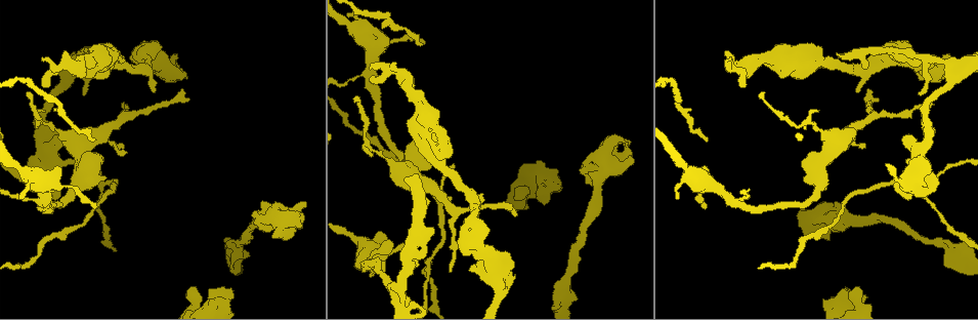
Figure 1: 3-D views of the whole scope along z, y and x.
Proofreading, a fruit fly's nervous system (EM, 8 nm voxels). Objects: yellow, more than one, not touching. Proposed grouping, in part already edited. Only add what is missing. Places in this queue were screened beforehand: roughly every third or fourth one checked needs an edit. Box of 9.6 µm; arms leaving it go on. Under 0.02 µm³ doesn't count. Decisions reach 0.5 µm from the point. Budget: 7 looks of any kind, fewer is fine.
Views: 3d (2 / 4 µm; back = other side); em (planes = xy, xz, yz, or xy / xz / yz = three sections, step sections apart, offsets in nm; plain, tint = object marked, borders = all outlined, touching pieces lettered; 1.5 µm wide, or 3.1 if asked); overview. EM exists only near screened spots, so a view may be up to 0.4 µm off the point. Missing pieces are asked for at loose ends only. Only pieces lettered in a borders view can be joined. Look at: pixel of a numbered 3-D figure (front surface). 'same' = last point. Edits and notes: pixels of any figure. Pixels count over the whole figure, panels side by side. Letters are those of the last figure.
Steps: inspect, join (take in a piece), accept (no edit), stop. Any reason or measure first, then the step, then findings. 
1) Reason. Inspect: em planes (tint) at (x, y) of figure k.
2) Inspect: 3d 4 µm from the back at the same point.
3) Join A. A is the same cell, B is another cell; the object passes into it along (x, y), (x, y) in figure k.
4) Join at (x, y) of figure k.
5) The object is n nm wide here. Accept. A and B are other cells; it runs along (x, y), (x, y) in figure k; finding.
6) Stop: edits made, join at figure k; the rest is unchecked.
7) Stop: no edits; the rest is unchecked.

Branch stops here. Inspect: 3d 2 µm at (910, 60) of figure 1.

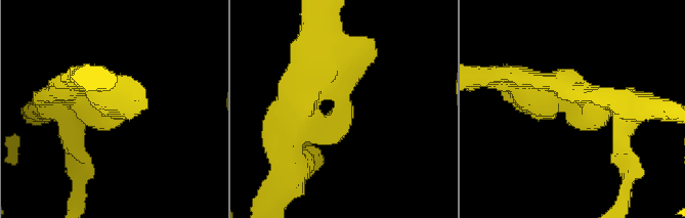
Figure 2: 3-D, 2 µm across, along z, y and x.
Inspect: em planes (borders) at (353, 109) of figure 2.

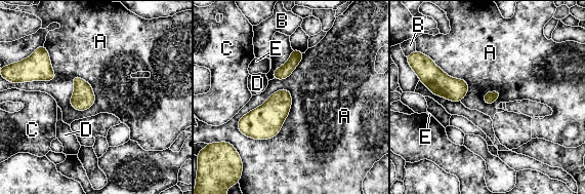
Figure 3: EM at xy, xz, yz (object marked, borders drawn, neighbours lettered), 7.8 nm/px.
Accept. A, B, C, D and E are other cells; a border runs along (288, 89), (237, 128) in figure 3; none of them fits.

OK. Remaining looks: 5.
Tapers out. Inspect: 3d 2 µm at (29, 92) of figure 1.

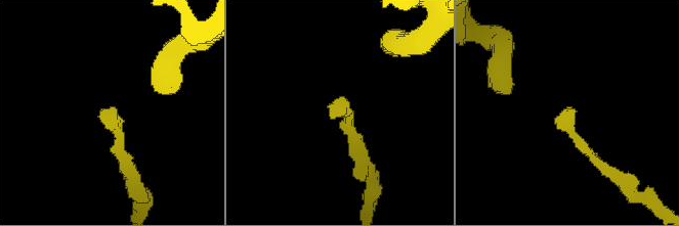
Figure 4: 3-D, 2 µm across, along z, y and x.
Inspect: em xz step 8 (tint) at (105, 109) of figure 4.

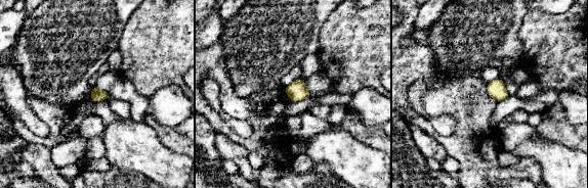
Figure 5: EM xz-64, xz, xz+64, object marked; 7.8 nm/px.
Inspect: em planes (borders) at the same point.

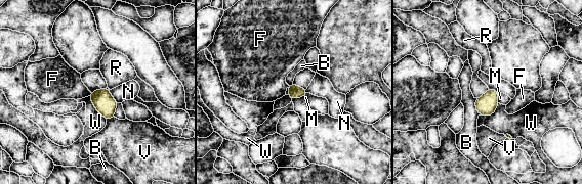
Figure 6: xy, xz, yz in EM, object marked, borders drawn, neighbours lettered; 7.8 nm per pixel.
The object is 100 nm wide here. Accept. B, F, M, N, R, V and W are other cells; a border runs along (499, 93), (498, 102) in figure 6; no lettered piece goes on from it.

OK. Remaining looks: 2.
An open end. Inspect: em yz step 4 (borders) at (707, 138) of figure 1.

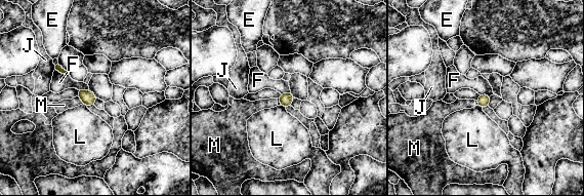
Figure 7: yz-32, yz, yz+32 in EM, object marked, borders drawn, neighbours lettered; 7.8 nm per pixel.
Accept. E, F, J, L and M are other cells; none of them fits.

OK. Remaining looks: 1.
Stop: no edits; the rest is unchecked.

